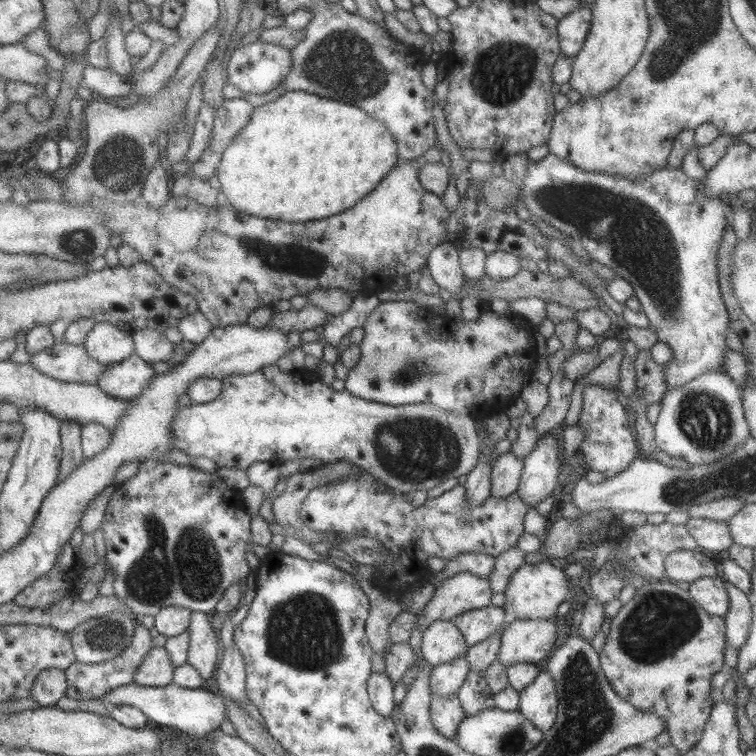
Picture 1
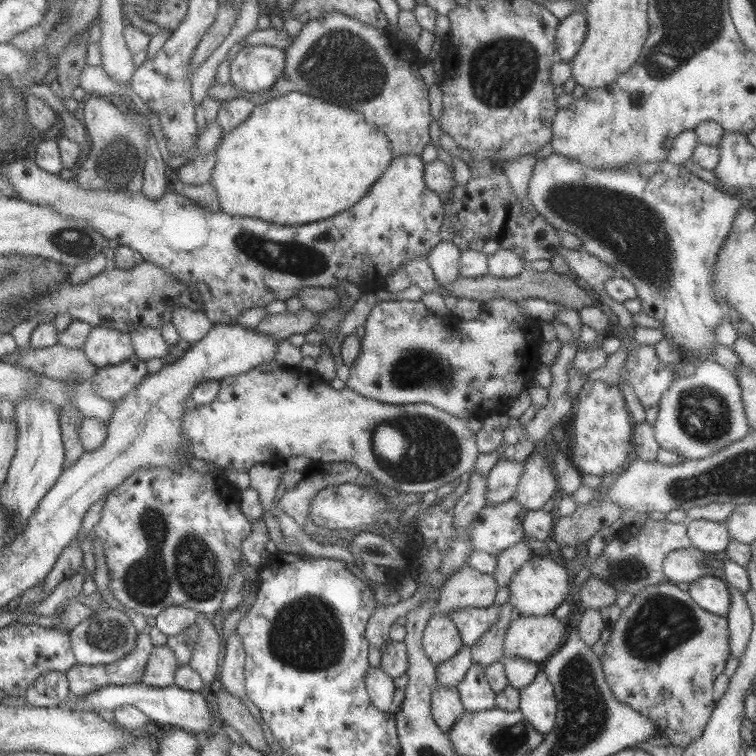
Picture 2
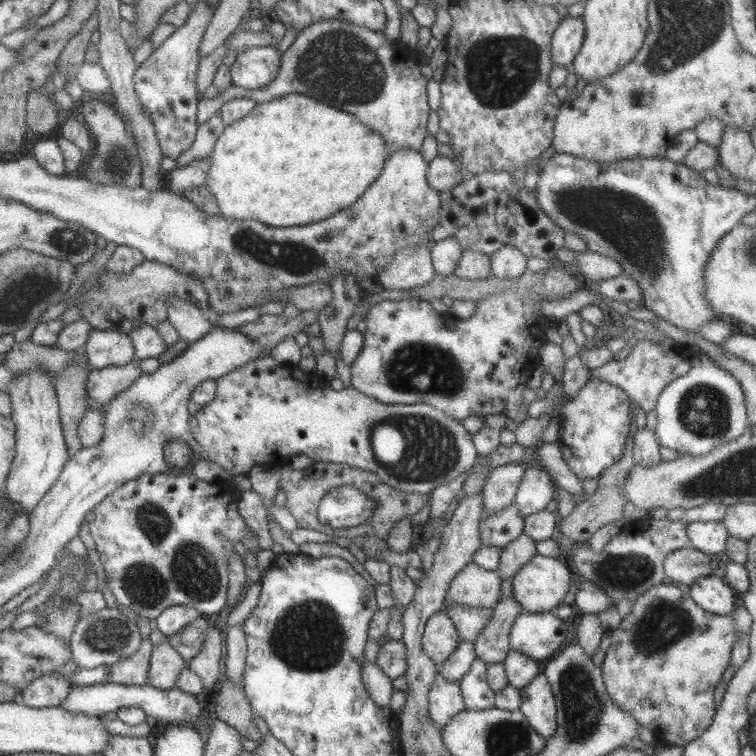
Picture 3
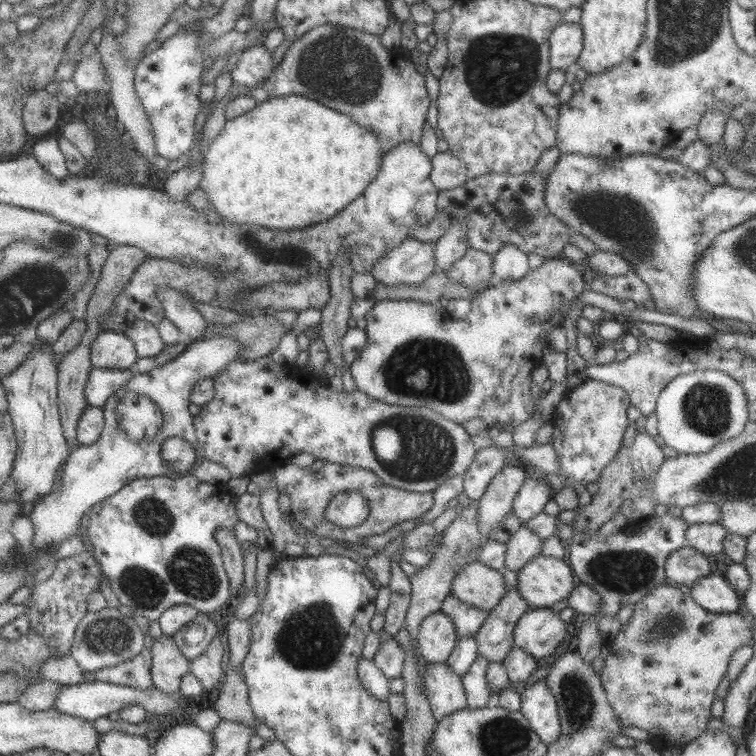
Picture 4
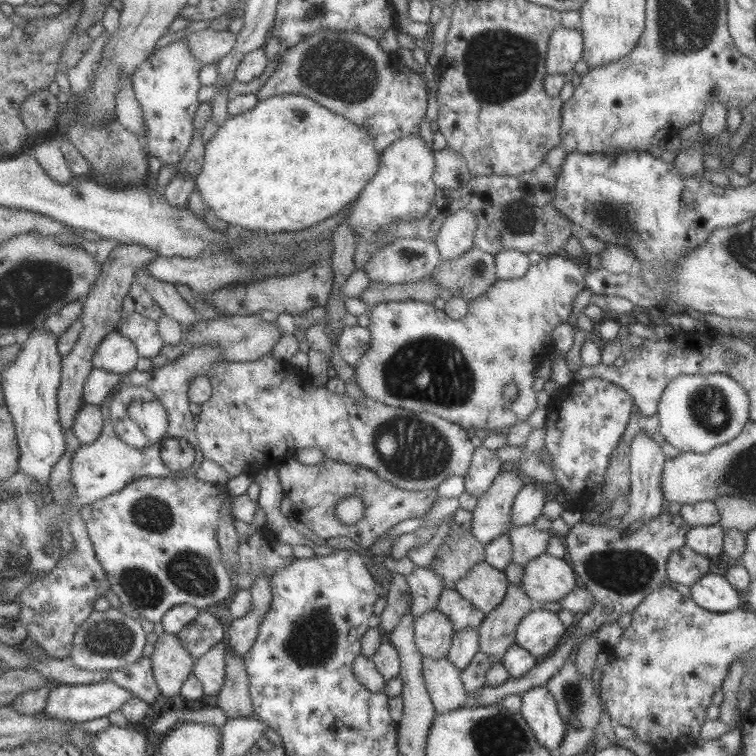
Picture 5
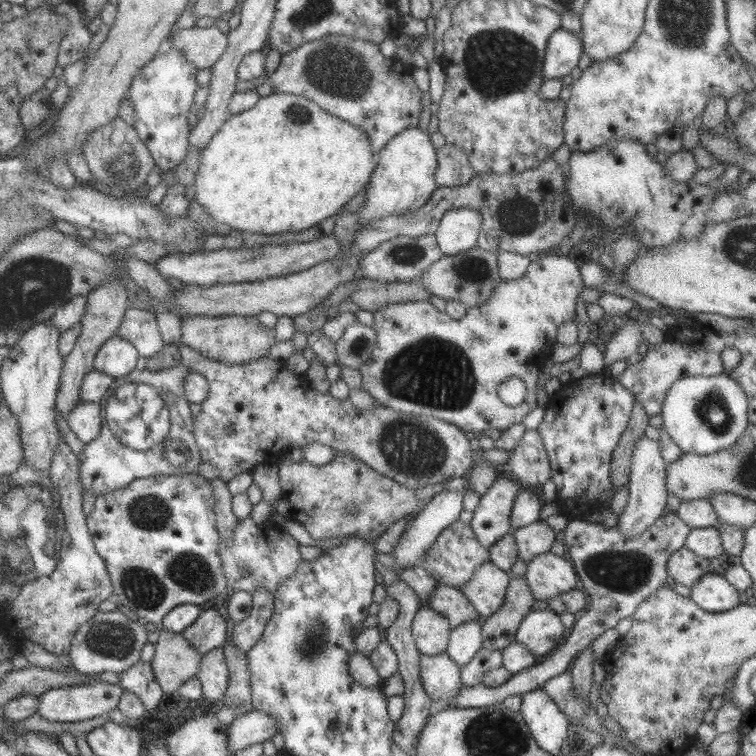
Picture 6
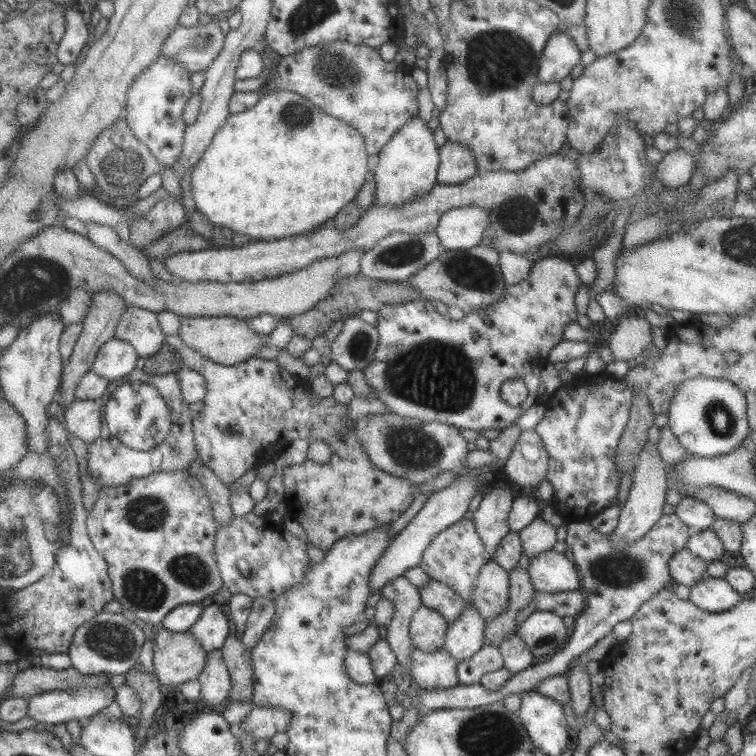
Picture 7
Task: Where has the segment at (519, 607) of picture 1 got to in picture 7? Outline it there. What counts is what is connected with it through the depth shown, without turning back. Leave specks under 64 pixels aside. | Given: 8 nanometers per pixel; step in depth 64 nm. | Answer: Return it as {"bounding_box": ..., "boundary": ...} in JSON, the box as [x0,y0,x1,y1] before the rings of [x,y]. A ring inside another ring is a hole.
{"bounding_box":[528,549,583,594],"boundary":[[[552,549],[530,558],[530,562],[528,572],[536,592],[554,594],[583,587],[577,565],[569,554]]]}

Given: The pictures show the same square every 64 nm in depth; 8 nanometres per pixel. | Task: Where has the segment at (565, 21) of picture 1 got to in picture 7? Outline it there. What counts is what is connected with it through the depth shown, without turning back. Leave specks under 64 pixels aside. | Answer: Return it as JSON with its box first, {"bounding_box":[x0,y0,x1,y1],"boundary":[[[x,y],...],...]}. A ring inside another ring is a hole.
{"bounding_box":[538,30,580,84],"boundary":[[[556,30],[548,39],[538,63],[538,81],[559,84],[580,63],[580,55],[574,40],[564,30]]]}

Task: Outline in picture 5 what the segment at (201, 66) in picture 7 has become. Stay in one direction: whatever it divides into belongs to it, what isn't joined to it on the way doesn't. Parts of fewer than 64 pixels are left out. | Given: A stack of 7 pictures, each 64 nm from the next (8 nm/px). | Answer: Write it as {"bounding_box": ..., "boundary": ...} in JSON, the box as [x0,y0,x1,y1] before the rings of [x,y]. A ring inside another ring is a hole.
{"bounding_box":[183,27,236,65],"boundary":[[[208,27],[200,31],[189,30],[188,35],[183,35],[183,37],[192,56],[203,65],[222,60],[232,51],[236,43],[236,33],[230,32],[229,29],[217,31]]]}

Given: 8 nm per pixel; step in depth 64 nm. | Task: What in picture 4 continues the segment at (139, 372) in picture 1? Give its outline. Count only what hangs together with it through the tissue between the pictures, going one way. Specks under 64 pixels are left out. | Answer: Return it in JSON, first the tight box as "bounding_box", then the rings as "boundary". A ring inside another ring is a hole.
{"bounding_box":[85,368,136,407],"boundary":[[[93,368],[85,386],[88,404],[103,407],[110,395],[126,385],[135,372],[136,368],[127,370]]]}

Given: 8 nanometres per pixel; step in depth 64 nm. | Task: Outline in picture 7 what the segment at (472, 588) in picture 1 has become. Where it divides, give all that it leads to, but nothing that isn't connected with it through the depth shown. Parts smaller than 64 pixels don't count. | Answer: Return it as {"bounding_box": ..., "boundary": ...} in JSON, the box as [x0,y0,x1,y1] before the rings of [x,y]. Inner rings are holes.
{"bounding_box":[473,560,510,622],"boundary":[[[492,560],[482,566],[474,587],[473,602],[487,622],[505,614],[510,607],[509,572]]]}

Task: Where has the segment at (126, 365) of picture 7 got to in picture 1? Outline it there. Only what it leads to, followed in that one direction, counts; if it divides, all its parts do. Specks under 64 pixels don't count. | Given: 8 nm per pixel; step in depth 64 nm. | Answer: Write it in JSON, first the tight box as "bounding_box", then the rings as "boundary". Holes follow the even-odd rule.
{"bounding_box":[83,322,135,366],"boundary":[[[108,322],[95,323],[83,345],[90,358],[108,366],[120,363],[135,353],[133,335]]]}

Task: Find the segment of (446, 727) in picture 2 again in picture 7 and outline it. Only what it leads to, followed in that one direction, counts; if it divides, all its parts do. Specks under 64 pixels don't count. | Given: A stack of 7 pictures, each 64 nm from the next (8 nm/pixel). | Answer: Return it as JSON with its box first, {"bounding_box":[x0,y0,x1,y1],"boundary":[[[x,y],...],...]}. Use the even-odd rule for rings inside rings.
{"bounding_box":[412,648,459,691],"boundary":[[[414,648],[412,658],[412,678],[416,685],[428,691],[450,689],[459,684],[458,660],[444,648],[435,652],[423,652]]]}

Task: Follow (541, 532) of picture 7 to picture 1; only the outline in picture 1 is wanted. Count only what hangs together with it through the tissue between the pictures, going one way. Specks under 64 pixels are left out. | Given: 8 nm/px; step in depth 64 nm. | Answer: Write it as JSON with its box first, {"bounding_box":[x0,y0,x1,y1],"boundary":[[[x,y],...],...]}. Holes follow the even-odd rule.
{"bounding_box":[487,546,526,594],"boundary":[[[514,546],[496,557],[495,568],[487,578],[490,580],[493,594],[506,591],[514,572],[517,572],[526,563],[525,556],[526,553],[520,547]]]}

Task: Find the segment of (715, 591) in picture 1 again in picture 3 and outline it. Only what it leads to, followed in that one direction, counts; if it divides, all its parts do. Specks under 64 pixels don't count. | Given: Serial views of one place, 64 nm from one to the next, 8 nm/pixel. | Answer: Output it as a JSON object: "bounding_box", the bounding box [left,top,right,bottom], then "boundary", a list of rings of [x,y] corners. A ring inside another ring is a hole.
{"bounding_box":[689,575,737,616],"boundary":[[[711,575],[698,578],[689,596],[698,607],[719,616],[732,615],[737,608],[737,594],[722,578]]]}

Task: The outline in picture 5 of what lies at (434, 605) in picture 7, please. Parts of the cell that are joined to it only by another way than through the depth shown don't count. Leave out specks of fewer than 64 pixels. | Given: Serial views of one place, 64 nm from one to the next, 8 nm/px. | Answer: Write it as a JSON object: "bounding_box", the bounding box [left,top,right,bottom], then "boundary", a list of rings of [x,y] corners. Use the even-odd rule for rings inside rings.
{"bounding_box":[435,585,486,632],"boundary":[[[451,585],[446,586],[438,598],[435,610],[442,612],[452,622],[454,632],[466,628],[478,628],[486,616],[465,600]]]}

